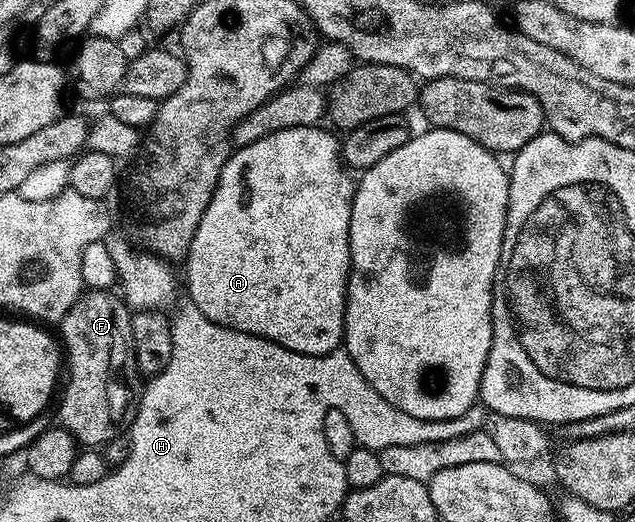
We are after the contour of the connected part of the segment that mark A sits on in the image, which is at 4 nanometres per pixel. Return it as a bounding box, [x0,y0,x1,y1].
[186,126,354,356]

